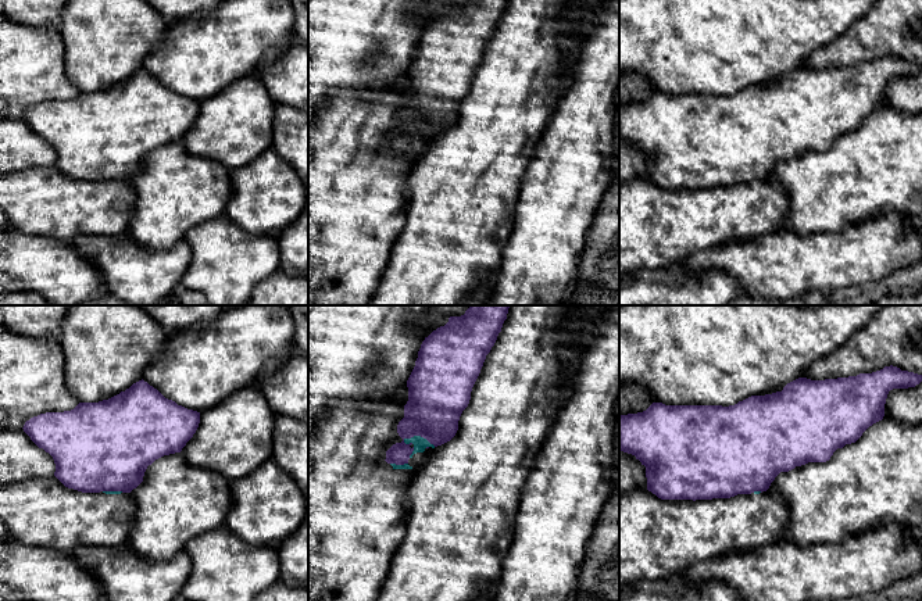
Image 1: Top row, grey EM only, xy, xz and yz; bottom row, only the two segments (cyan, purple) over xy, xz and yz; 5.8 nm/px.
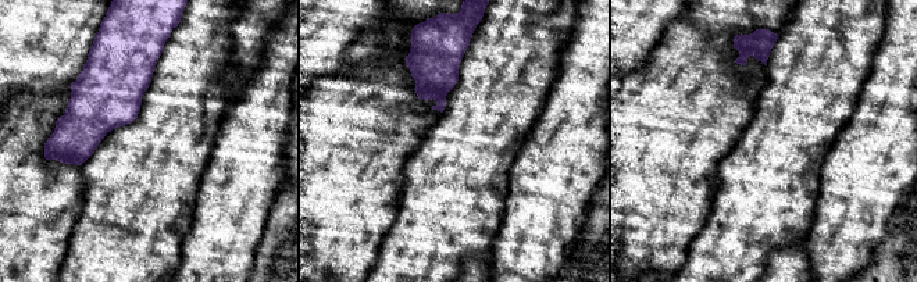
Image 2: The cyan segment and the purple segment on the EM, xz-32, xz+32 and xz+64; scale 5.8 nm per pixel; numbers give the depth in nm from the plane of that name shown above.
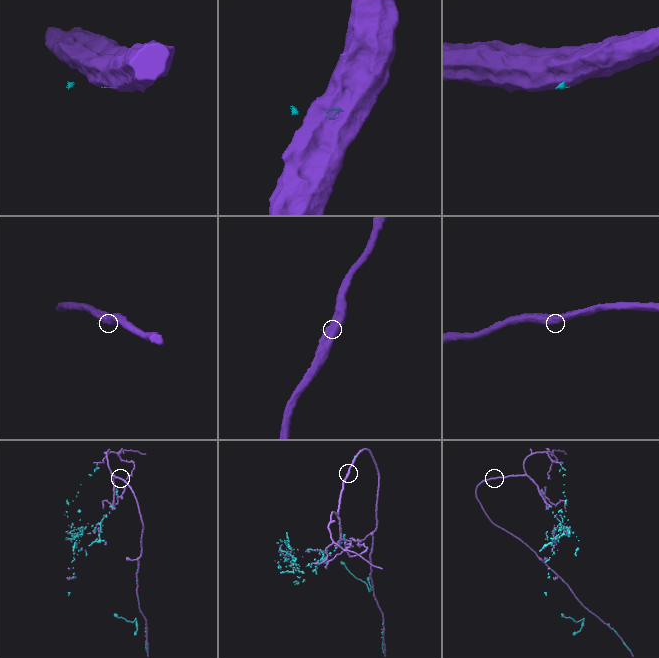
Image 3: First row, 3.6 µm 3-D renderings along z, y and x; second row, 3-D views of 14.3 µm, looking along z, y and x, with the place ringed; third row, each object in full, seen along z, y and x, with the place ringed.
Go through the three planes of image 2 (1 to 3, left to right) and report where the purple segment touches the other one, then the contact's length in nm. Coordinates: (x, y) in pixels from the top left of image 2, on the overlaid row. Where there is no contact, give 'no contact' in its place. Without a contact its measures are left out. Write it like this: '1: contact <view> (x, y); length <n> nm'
1: no contact
2: no contact
3: no contact

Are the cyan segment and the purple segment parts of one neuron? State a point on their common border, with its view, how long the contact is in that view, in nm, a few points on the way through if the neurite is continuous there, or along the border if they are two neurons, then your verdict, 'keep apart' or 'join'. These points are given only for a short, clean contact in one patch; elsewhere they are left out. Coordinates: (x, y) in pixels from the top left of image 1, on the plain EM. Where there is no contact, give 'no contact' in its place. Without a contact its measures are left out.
xz (420, 125) | 200 nm | along xz (403, 128), (422, 125), (435, 135) | keep apart

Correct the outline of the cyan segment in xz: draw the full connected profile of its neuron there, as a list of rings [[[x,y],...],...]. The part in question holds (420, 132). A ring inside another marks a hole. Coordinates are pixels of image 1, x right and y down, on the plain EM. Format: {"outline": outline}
{"outline": [[[405,76],[376,92],[332,92],[325,103],[308,114],[308,305],[369,305],[389,262],[392,246],[401,233],[405,218],[410,189],[407,179],[414,164],[425,154],[429,143],[435,139],[426,128],[414,125],[401,128],[397,122],[397,114],[404,107],[404,94],[408,90],[408,76]],[[404,130],[414,140],[404,154],[387,153],[386,140],[396,132]]]}

